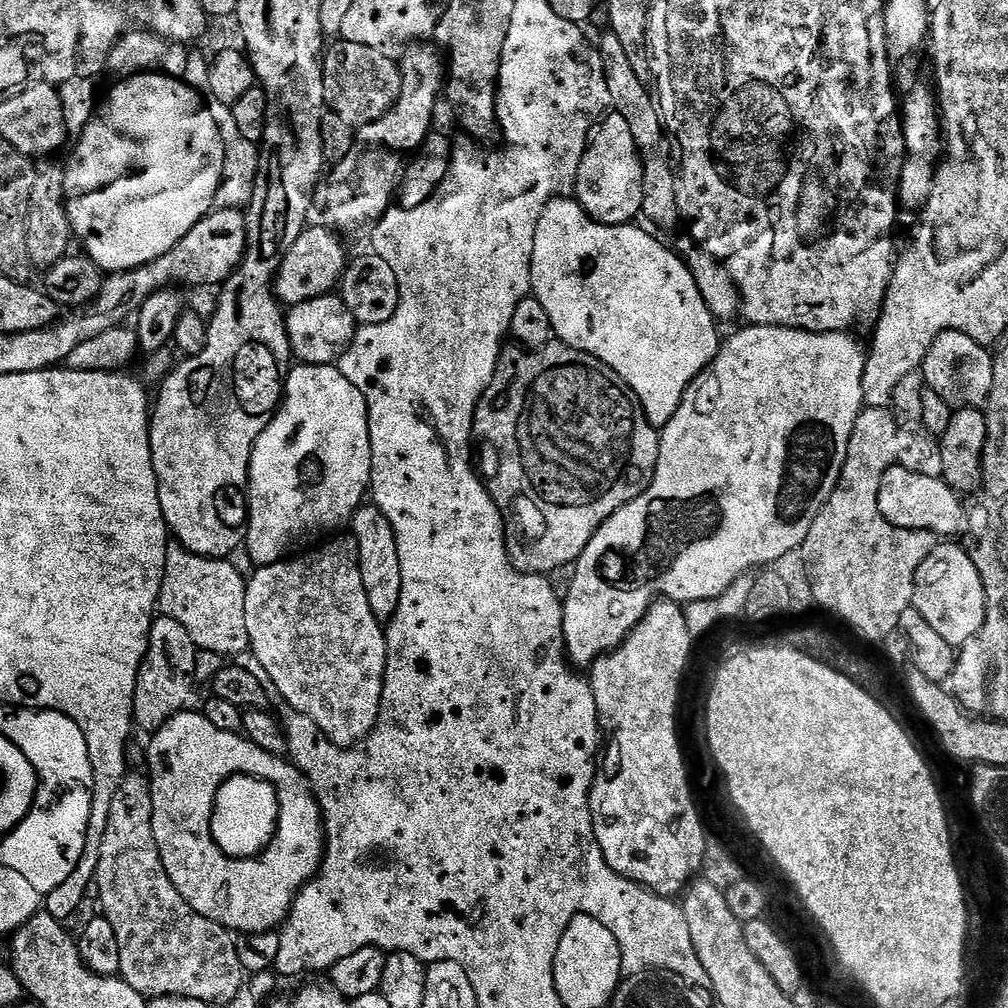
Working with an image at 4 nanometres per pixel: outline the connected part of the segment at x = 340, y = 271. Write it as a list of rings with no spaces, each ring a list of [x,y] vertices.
[[[327,226],[312,227],[305,227],[298,242],[294,242],[286,258],[282,258],[282,266],[276,272],[274,291],[281,305],[301,304],[319,296],[329,295],[339,285],[340,278],[344,275],[350,259],[349,253],[344,253],[345,241]]]

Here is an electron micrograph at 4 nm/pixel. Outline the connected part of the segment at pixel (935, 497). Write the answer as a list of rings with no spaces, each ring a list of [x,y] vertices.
[[[899,466],[886,470],[877,500],[882,518],[896,528],[922,530],[933,532],[938,538],[952,538],[966,524],[965,505],[960,505],[961,497],[952,491],[952,487],[942,478],[926,478],[926,474],[914,474],[914,470]]]

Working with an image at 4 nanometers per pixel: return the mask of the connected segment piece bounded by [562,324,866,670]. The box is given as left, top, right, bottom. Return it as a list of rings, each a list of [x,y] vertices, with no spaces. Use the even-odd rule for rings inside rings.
[[[769,324],[744,326],[741,332],[721,343],[718,354],[690,382],[690,386],[682,394],[682,402],[674,416],[666,426],[659,429],[660,449],[658,450],[658,466],[656,473],[643,494],[634,498],[626,506],[622,506],[609,520],[590,538],[586,550],[577,558],[572,572],[572,585],[568,588],[568,596],[563,597],[564,651],[567,659],[577,669],[591,669],[595,660],[607,656],[620,647],[623,640],[640,624],[650,605],[663,598],[685,606],[690,603],[702,602],[703,599],[718,598],[735,582],[752,574],[755,568],[767,569],[779,565],[783,556],[799,549],[804,543],[806,534],[810,534],[810,526],[814,526],[814,518],[822,510],[822,506],[836,489],[838,478],[842,474],[842,466],[846,460],[846,450],[850,442],[850,434],[854,430],[854,422],[858,422],[864,408],[862,398],[862,374],[866,359],[865,345],[860,345],[852,337],[851,331],[846,332],[803,332],[800,328],[779,328]]]

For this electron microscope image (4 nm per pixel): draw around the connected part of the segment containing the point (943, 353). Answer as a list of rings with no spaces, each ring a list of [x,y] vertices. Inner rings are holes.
[[[943,332],[930,346],[922,365],[927,391],[938,394],[953,410],[983,409],[993,381],[993,359],[993,353],[985,345],[974,342],[974,338],[966,338],[961,332]]]

